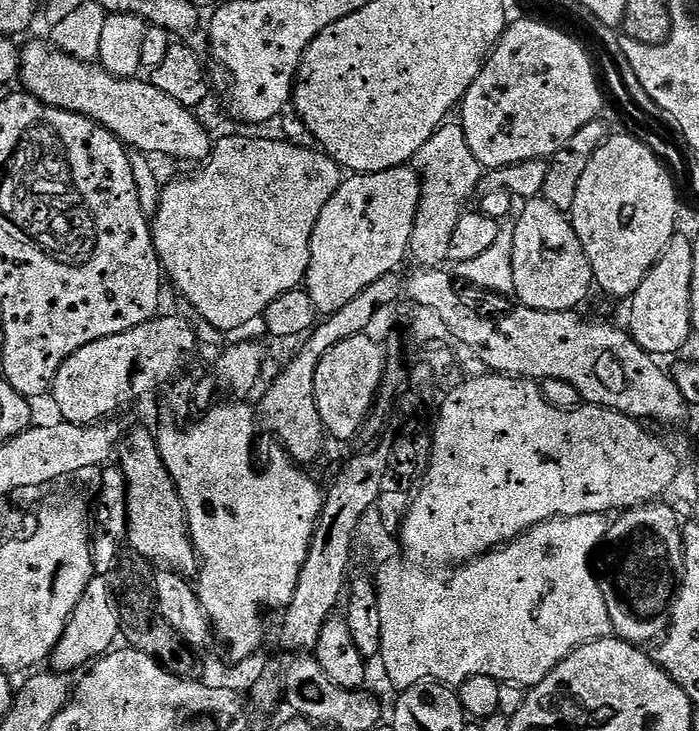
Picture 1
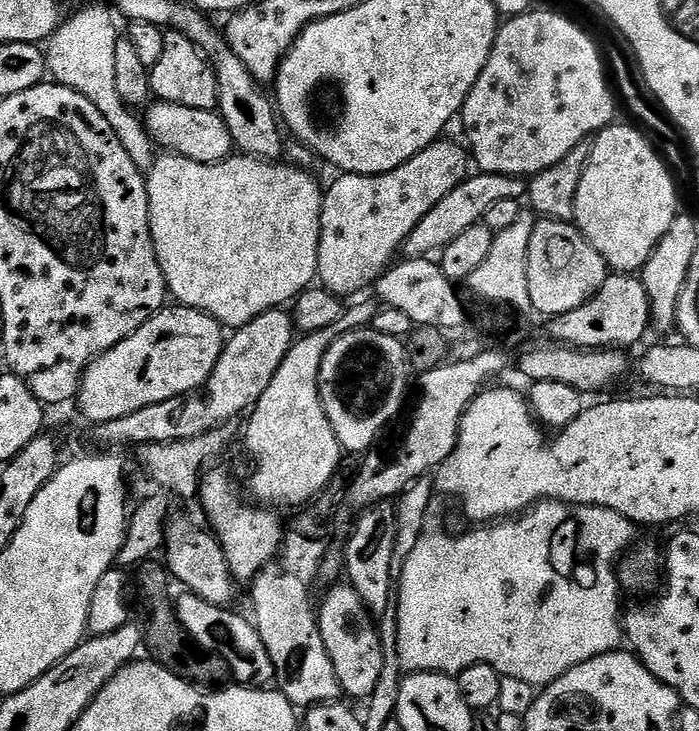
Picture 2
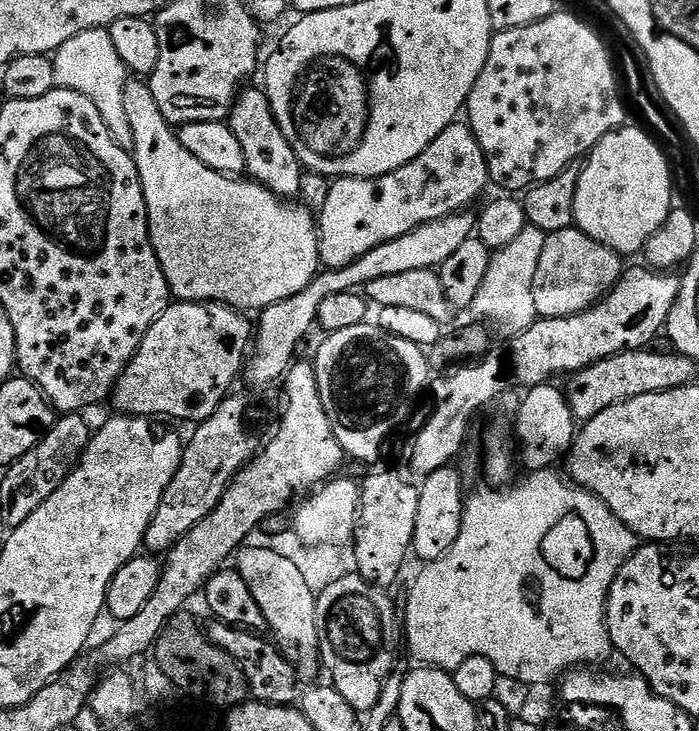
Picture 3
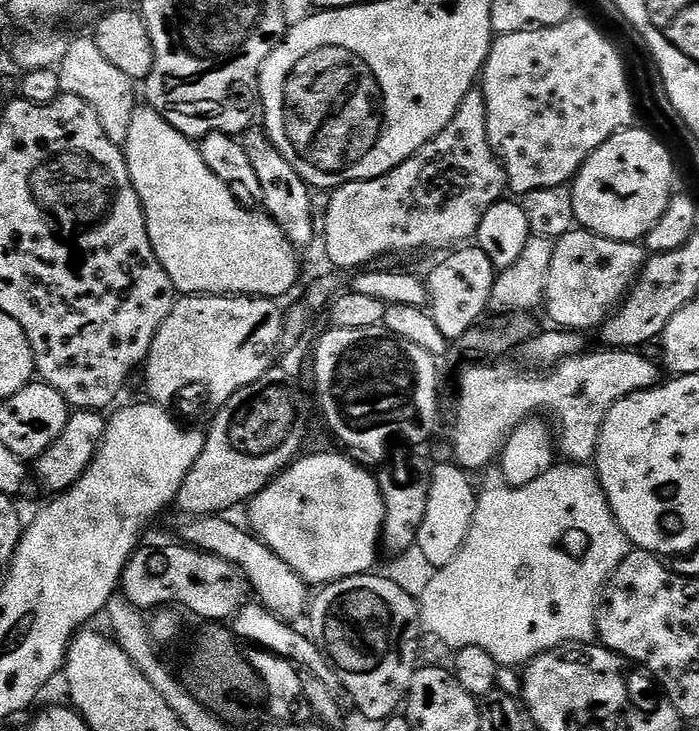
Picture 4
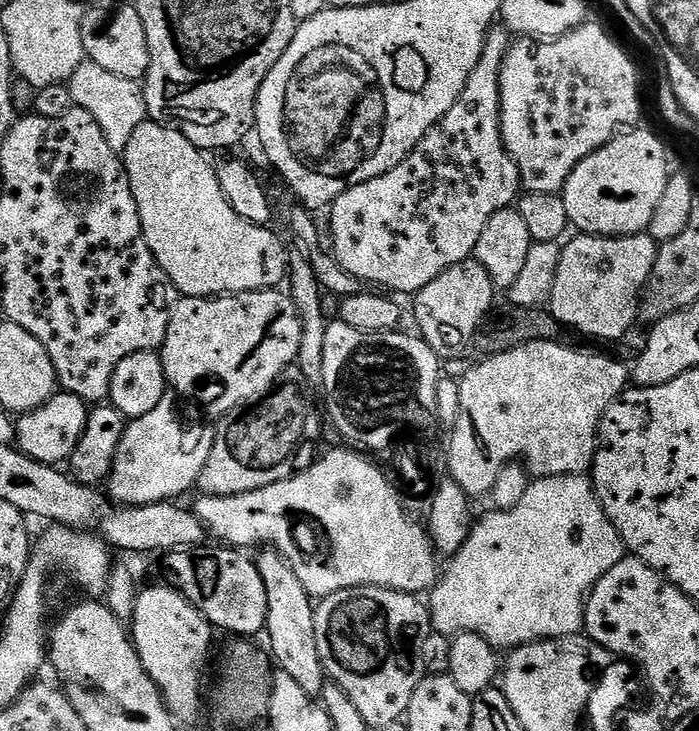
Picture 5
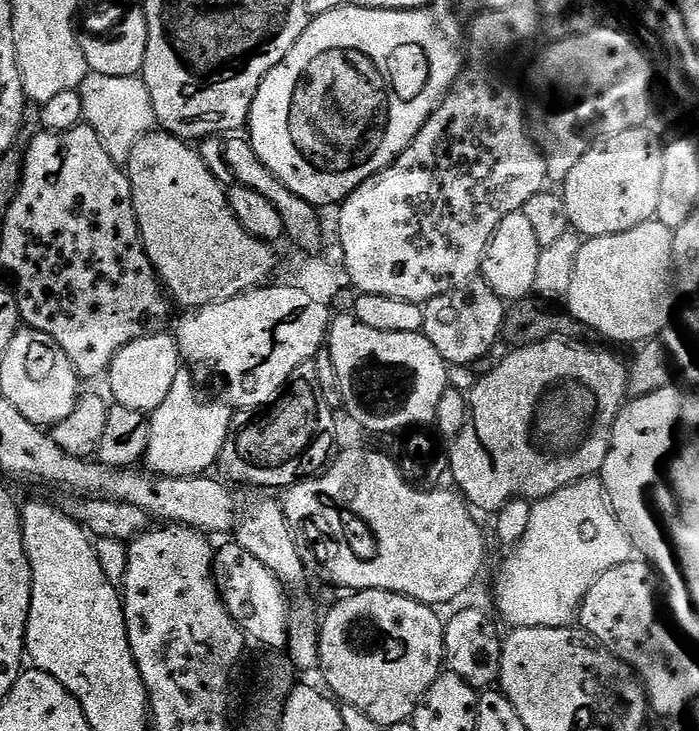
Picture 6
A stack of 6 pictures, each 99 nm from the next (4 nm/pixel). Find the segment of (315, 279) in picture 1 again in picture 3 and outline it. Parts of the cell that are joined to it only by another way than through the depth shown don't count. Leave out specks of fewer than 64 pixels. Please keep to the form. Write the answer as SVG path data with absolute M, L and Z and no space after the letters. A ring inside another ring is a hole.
M457 122L451 124L446 130L442 130L442 134L438 134L438 138L434 138L434 142L430 142L430 146L426 146L426 150L422 150L422 154L418 154L418 158L414 158L414 162L410 162L406 166L402 166L398 170L394 170L385 176L379 176L373 180L357 180L355 178L340 178L333 183L330 195L326 197L326 206L322 206L322 210L318 213L318 235L320 238L320 263L325 269L341 268L342 266L350 266L350 262L354 262L358 258L362 258L362 254L367 254L369 250L374 250L374 246L382 246L382 242L394 242L394 238L402 238L402 234L410 234L418 226L422 226L426 222L434 222L443 216L452 216L455 212L462 212L471 209L472 203L479 198L484 192L484 187L489 187L488 167L486 166L486 158L482 154L482 150L478 146L478 142L474 138L474 134L470 131L467 123Z

